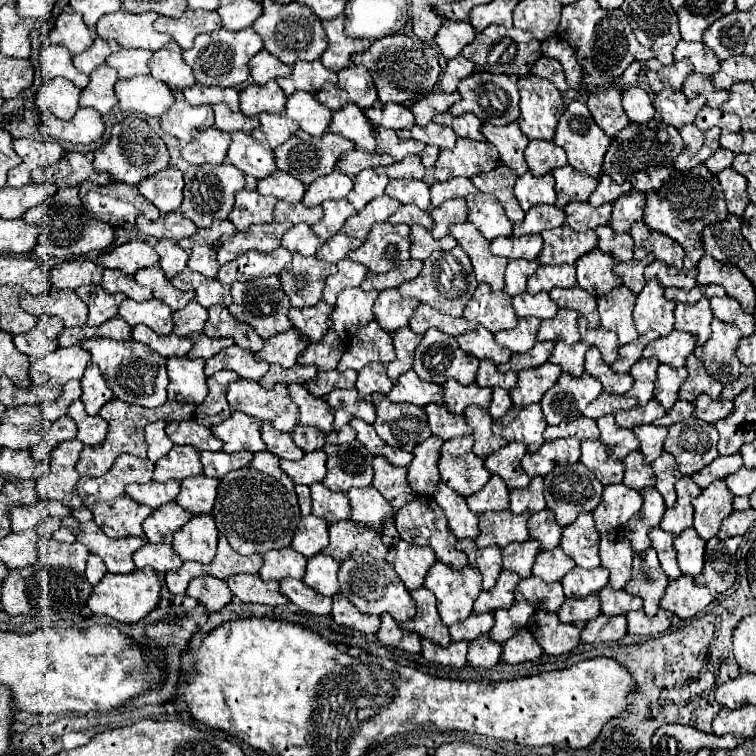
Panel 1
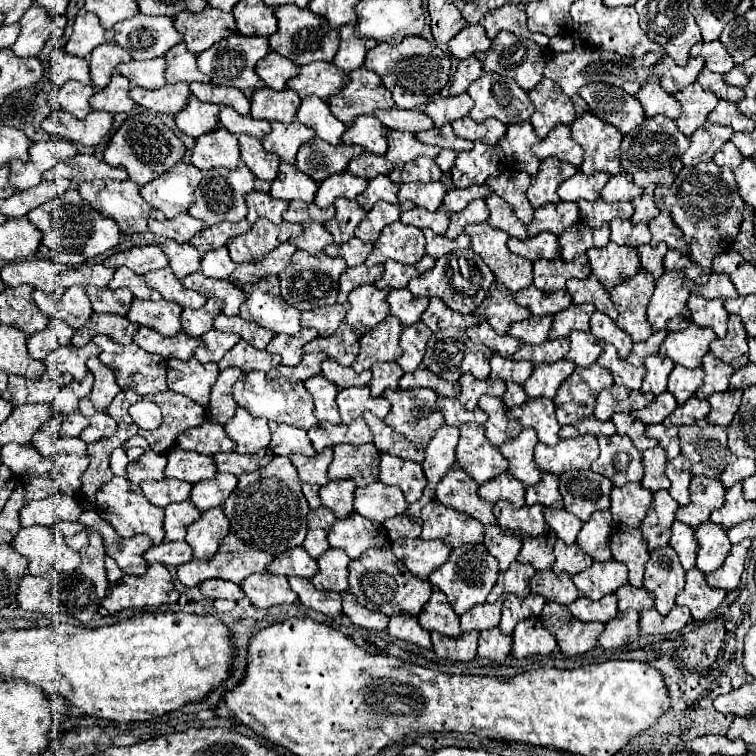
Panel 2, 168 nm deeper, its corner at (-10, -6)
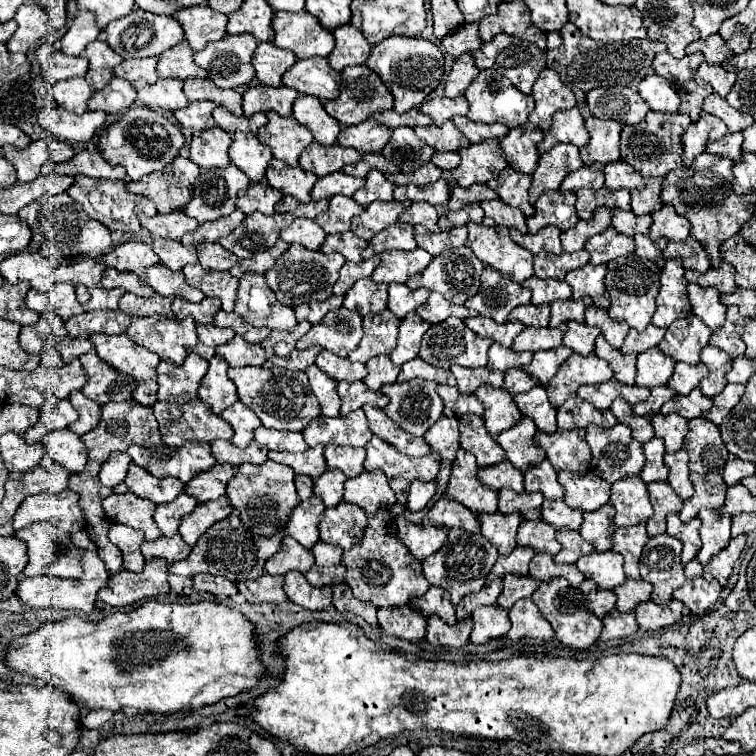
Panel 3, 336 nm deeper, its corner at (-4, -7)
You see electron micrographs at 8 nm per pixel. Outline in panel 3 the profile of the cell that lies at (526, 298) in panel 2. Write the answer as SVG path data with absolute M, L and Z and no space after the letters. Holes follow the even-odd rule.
M531 277L521 283L523 287L529 287L533 291L533 305L539 303L553 303L557 299L569 299L571 297L571 287L567 281L557 281L557 279L539 279Z

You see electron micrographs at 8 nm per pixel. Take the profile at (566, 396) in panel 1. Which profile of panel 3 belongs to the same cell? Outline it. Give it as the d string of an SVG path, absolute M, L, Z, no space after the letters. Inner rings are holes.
M573 353L555 373L555 377L549 381L547 395L553 407L561 407L565 399L573 397L579 385L593 385L593 383L605 383L605 379L611 379L613 371L605 361L601 361L595 353L591 355L579 355Z

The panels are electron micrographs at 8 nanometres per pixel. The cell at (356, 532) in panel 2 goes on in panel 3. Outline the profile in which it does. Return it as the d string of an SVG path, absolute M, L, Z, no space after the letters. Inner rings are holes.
M341 501L337 507L325 509L325 513L321 515L321 541L349 549L353 543L357 543L357 539L361 539L365 523L367 515L361 511L361 507Z

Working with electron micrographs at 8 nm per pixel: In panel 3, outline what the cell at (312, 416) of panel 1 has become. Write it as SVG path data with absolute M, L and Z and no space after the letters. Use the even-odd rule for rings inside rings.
M309 365L305 369L311 389L315 393L315 397L319 399L321 405L321 413L327 417L337 417L339 415L339 407L341 407L341 399L337 395L337 381L327 377L317 365Z

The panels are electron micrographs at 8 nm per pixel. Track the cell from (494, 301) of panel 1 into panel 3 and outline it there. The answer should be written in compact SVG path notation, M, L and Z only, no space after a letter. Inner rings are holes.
M485 267L481 275L481 287L477 295L465 301L465 307L477 311L483 317L495 319L497 323L505 323L511 309L517 305L525 305L531 301L531 291L501 275L493 267Z

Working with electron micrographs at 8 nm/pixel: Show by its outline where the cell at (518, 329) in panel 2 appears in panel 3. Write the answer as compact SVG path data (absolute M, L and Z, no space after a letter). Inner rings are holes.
M529 303L529 305L515 307L509 313L509 321L521 321L525 325L545 327L549 323L549 313L551 313L549 305L533 305L533 303Z

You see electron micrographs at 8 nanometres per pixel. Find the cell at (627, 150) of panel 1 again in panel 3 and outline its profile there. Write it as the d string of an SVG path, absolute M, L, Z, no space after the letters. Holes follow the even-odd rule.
M649 111L649 115L637 125L625 125L621 131L621 159L635 171L641 171L645 179L665 177L673 169L683 167L683 133L691 119L683 113L661 113Z

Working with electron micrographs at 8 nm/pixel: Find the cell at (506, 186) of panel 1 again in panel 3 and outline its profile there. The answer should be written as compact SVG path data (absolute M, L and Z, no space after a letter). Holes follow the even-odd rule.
M505 167L505 171L501 171L501 175L491 179L487 185L489 189L495 189L507 205L521 209L525 217L533 215L535 207L529 203L529 195L527 195L531 185L531 175L525 175L513 167Z

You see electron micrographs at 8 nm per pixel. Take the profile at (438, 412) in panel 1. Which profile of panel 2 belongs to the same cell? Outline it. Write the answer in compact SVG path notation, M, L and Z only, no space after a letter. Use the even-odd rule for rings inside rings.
M437 398L437 404L439 404L439 412L443 414L445 418L445 424L447 426L463 426L463 424L469 424L469 422L475 422L475 424L483 424L487 420L487 416L483 414L483 410L475 408L475 410L467 410L463 408L463 404L455 398Z

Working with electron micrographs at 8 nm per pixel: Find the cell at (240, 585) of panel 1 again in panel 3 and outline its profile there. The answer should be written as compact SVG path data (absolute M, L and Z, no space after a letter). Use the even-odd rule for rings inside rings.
M261 575L253 581L241 581L237 583L239 593L247 597L249 603L285 603L287 595L283 591L283 577L273 575Z

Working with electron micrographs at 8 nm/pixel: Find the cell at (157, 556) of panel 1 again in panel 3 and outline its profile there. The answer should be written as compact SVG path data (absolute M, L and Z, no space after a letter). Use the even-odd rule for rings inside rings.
M175 533L173 537L159 537L157 541L145 541L141 551L143 551L145 559L161 557L171 565L175 561L185 559L191 553L191 547L183 541L183 537L179 533Z

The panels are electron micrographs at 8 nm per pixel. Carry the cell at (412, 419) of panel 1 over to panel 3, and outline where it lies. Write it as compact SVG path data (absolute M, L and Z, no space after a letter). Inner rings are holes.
M419 377L385 385L381 387L381 393L389 397L389 405L383 411L411 435L423 437L425 431L443 415L443 401L435 387L437 383Z

